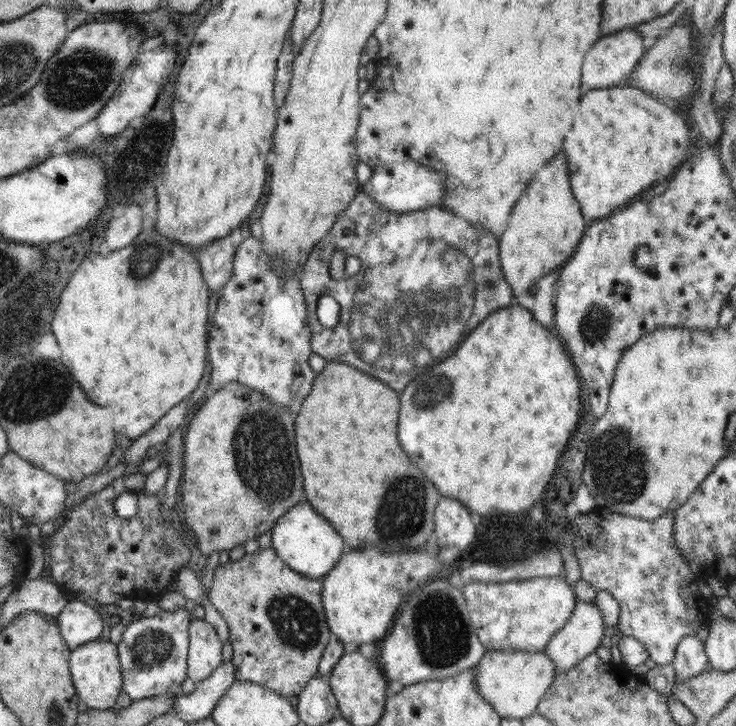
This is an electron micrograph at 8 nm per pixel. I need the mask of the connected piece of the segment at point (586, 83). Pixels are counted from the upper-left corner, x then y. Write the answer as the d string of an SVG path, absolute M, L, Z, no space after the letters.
M634 28L623 29L614 35L600 36L584 57L581 72L581 86L585 91L609 89L629 82L630 73L643 57L645 48L640 34Z

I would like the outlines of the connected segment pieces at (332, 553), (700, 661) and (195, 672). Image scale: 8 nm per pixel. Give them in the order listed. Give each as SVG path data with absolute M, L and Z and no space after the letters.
M300 502L278 517L271 528L271 536L271 547L282 561L294 571L311 579L322 579L326 576L326 573L336 566L343 553L342 535L308 502Z
M686 636L679 641L675 660L672 662L675 669L675 678L685 682L694 675L699 675L702 671L706 671L709 664L705 643L694 636Z
M194 618L189 629L188 678L195 683L205 680L223 662L223 642L218 637L217 629L212 624Z

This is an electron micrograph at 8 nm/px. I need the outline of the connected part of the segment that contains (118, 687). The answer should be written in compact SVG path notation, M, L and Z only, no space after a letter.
M96 640L78 646L69 657L70 674L79 701L96 710L116 708L123 686L117 645L110 640Z

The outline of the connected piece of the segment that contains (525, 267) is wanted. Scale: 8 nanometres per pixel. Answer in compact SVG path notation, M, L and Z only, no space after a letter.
M558 152L542 166L510 212L508 224L499 239L499 261L514 298L532 289L540 277L558 272L574 254L588 223L570 187L569 158Z

